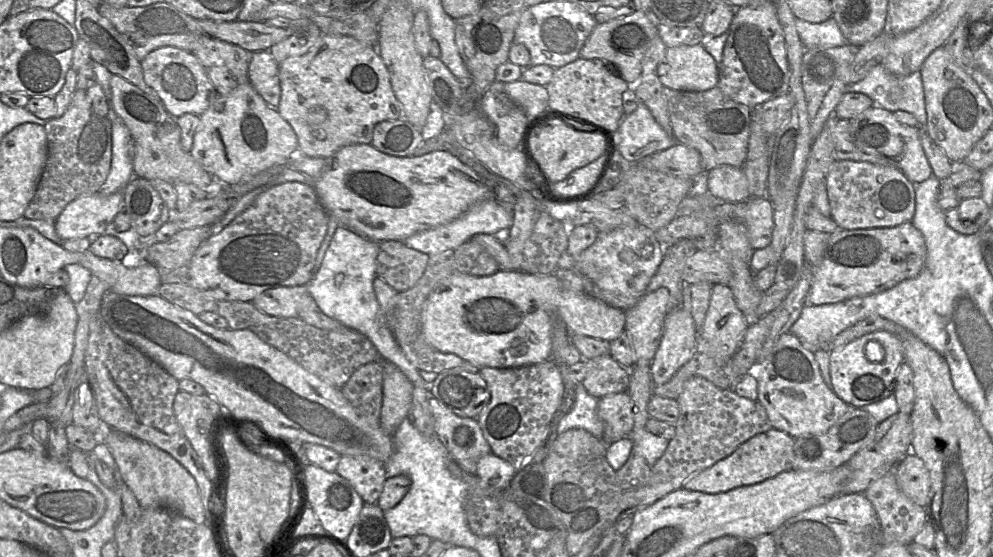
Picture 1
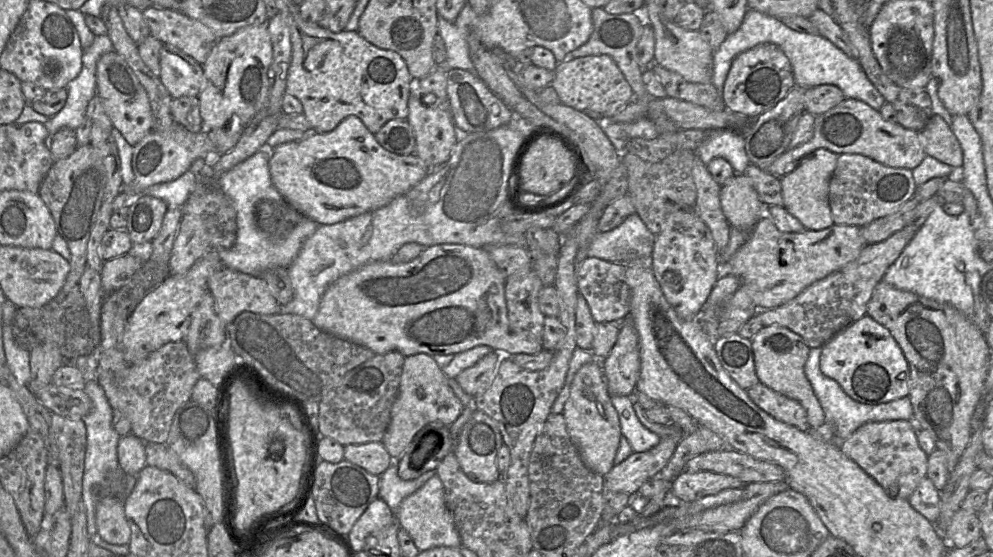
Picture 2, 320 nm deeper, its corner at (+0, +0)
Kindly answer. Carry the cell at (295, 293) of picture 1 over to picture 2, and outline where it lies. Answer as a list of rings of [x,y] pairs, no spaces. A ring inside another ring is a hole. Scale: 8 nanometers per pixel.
[[[223,267],[208,278],[208,290],[214,298],[215,312],[225,326],[242,312],[263,315],[274,315],[280,312],[280,304],[260,276],[252,276]]]

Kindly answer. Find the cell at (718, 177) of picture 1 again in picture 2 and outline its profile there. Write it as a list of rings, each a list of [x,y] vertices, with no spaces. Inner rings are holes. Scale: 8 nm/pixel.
[[[844,99],[834,108],[816,116],[813,137],[795,147],[787,149],[767,168],[767,172],[781,178],[790,173],[806,157],[817,149],[827,149],[836,154],[861,154],[885,166],[913,170],[926,157],[919,139],[919,132],[904,128],[897,122],[884,120],[863,101]]]

